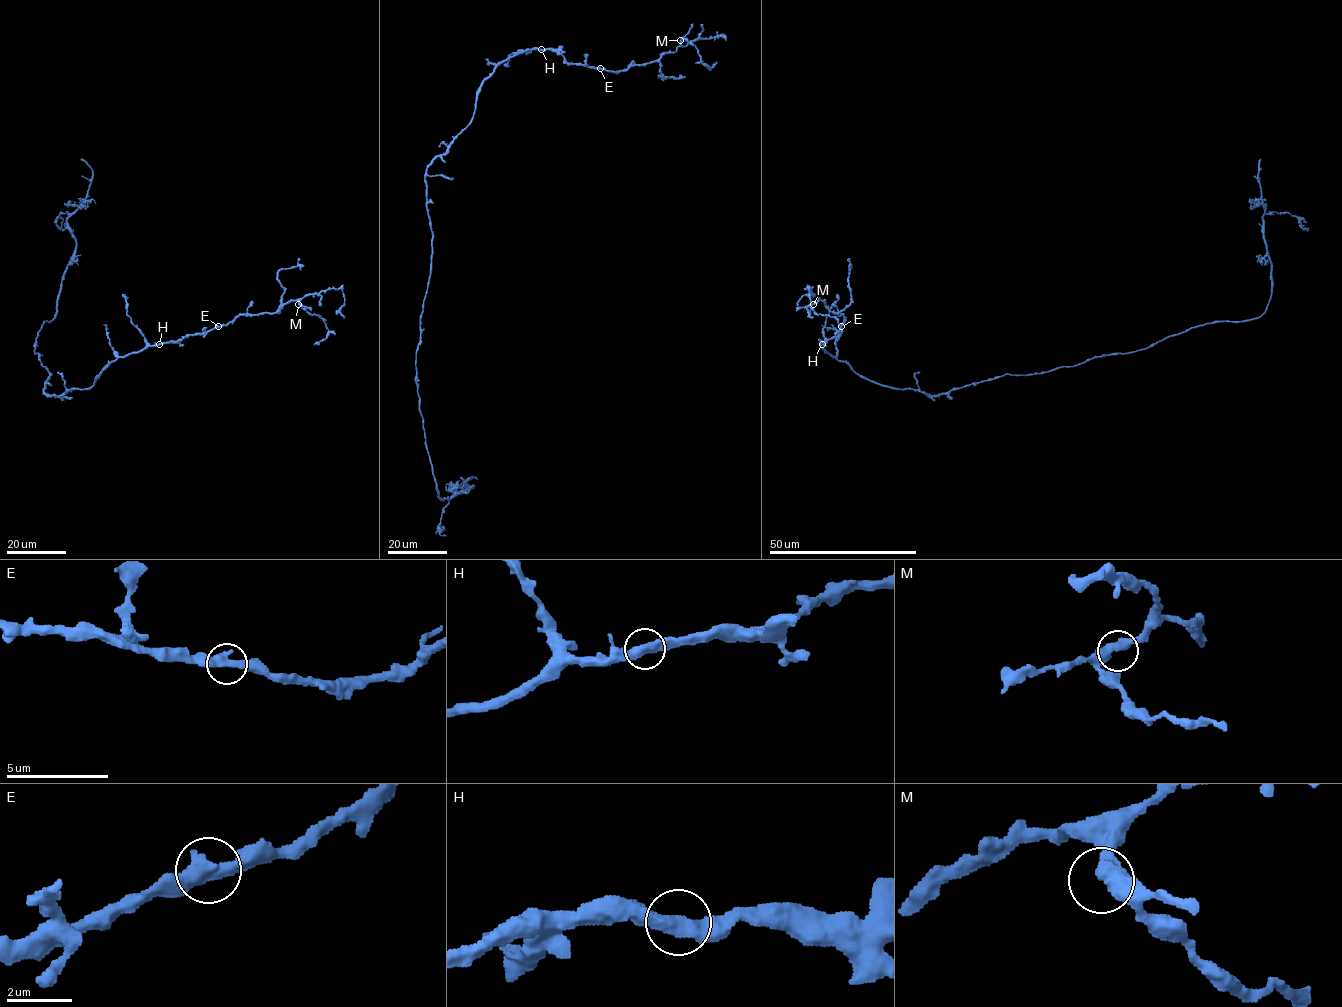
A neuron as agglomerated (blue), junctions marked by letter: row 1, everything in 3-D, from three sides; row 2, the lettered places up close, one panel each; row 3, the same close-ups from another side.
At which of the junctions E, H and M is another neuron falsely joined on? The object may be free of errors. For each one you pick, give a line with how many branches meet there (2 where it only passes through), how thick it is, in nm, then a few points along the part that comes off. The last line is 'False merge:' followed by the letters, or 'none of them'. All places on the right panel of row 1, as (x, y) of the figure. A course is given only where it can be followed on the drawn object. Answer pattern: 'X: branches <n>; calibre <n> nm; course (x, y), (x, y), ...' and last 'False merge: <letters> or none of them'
False merge: none of them

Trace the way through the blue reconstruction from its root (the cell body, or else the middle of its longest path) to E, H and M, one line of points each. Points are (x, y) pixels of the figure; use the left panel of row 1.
E: (45, 382), (47, 395), (87, 389), (119, 357), (218, 327)
H: (45, 382), (44, 391), (47, 395), (61, 396), (67, 390), (87, 389), (111, 362), (159, 344)
M: (45, 382), (47, 395), (87, 389), (119, 357), (178, 342), (240, 315), (276, 313), (295, 300), (298, 304)

